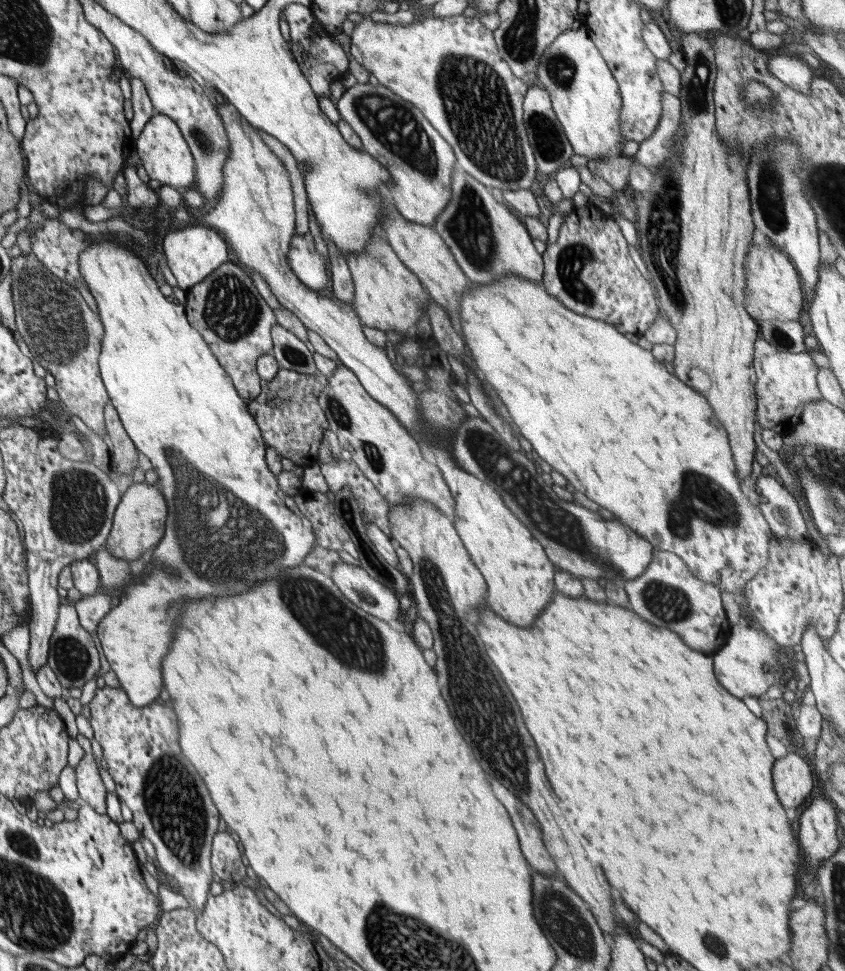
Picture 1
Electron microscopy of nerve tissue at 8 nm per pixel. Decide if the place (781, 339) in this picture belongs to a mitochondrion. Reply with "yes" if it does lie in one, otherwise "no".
no

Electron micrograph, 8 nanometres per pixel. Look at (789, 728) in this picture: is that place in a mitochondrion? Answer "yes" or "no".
no

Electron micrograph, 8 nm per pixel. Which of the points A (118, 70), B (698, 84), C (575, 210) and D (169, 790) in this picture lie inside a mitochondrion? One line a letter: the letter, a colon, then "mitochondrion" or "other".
A: other
B: mitochondrion
C: other
D: mitochondrion

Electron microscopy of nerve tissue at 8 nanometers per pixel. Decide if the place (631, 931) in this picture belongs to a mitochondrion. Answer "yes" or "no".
no

